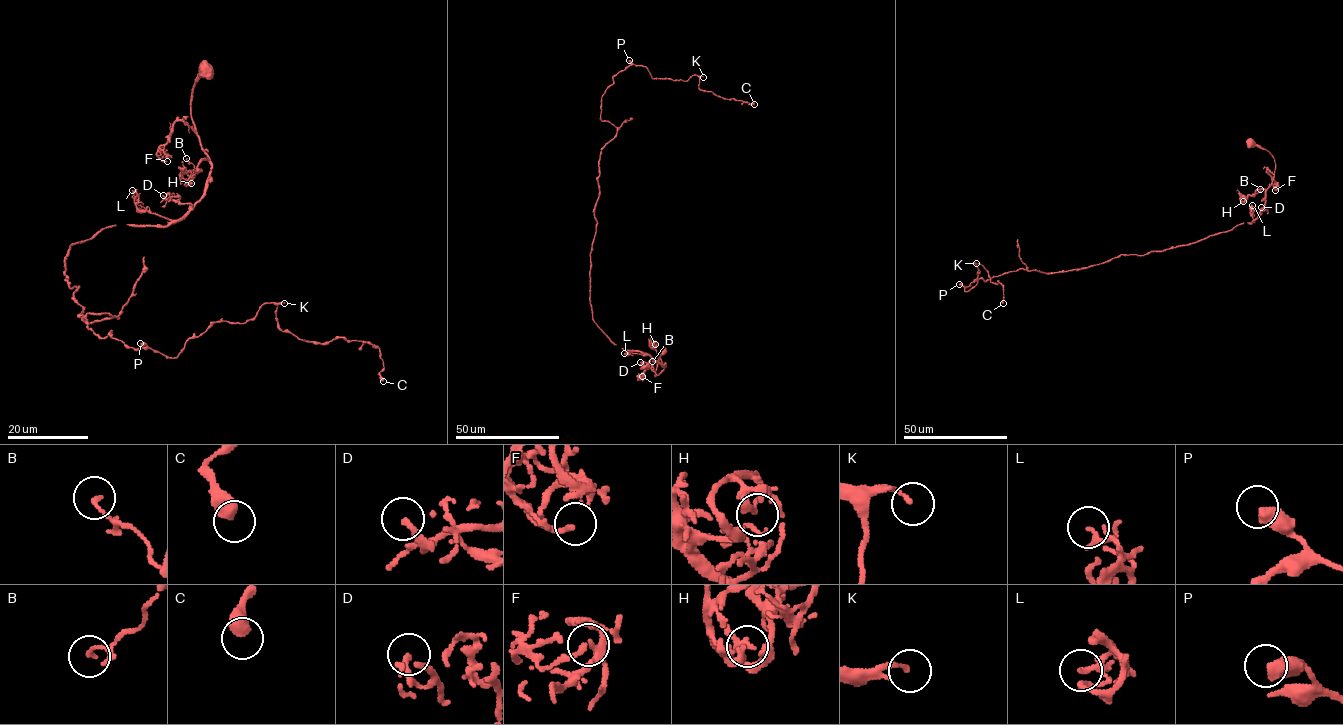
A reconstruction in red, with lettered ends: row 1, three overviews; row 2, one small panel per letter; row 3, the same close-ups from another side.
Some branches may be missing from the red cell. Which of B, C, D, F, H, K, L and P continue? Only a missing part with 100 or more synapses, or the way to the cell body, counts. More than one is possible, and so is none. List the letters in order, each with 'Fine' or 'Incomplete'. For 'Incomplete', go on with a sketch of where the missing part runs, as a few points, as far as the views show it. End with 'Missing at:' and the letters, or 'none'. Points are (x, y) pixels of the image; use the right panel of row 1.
B: Fine
C: Fine
D: Fine
F: Fine
H: Fine
K: Fine
L: Fine
P: Fine
Missing at: none

